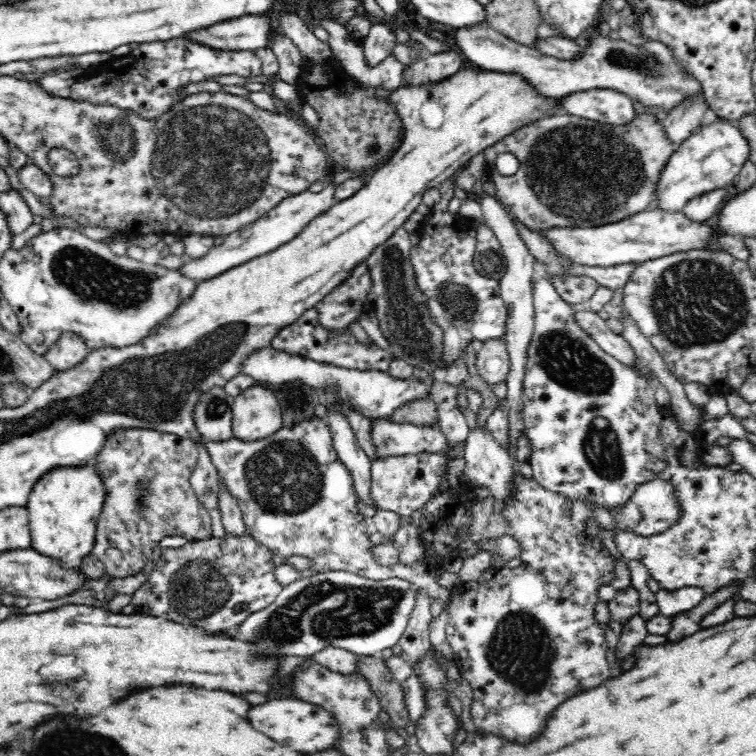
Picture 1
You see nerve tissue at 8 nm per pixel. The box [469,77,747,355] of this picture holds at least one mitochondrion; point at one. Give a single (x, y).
(582, 173)

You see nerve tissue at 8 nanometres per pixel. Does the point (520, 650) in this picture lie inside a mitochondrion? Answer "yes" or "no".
yes

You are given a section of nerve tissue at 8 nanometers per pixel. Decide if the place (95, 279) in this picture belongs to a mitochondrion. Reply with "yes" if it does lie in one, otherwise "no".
yes

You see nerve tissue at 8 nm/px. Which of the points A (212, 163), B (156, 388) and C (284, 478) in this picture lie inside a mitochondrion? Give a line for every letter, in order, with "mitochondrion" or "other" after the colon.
A: mitochondrion
B: mitochondrion
C: mitochondrion

